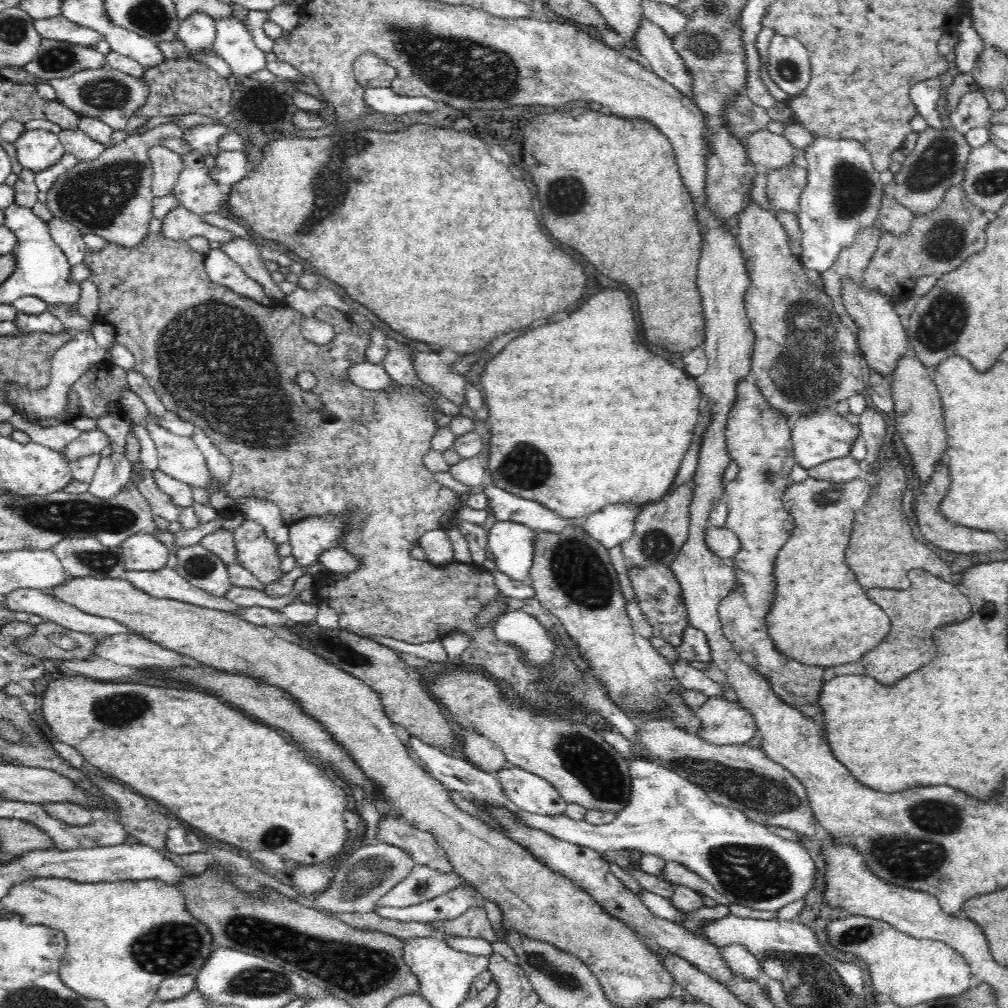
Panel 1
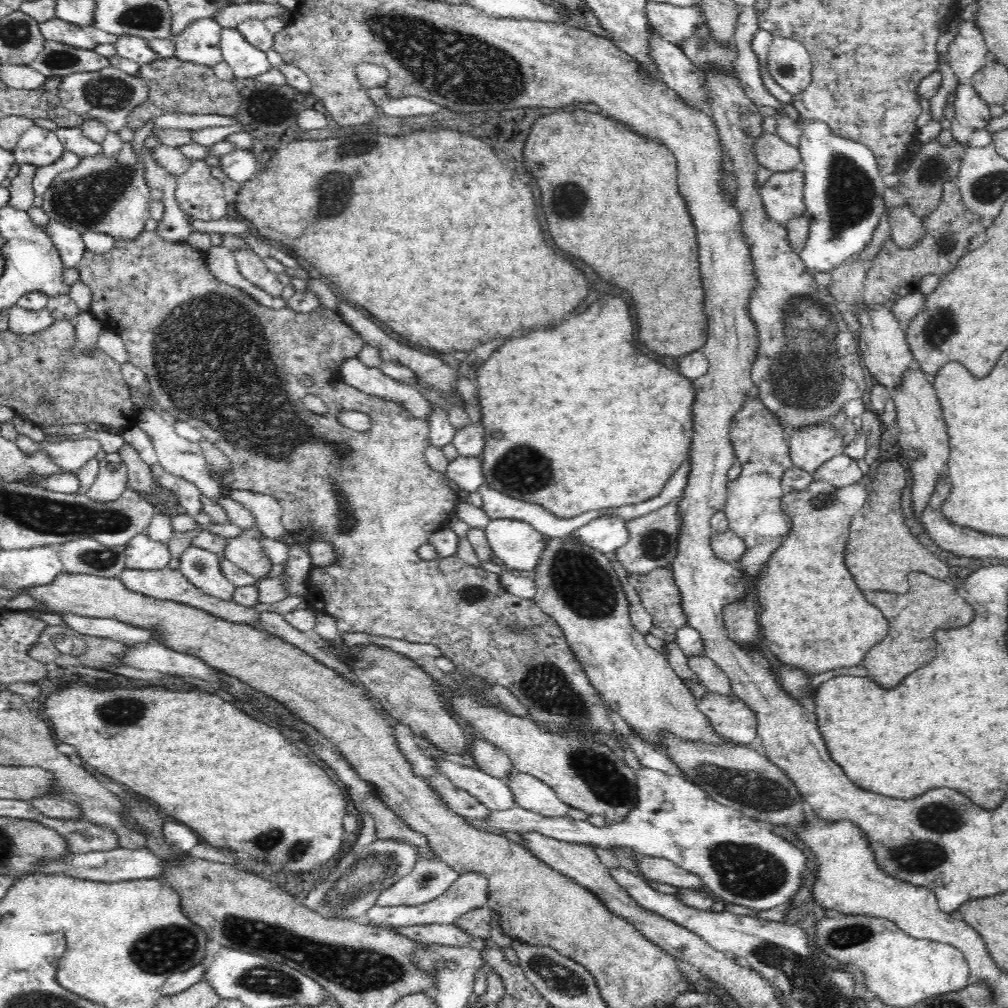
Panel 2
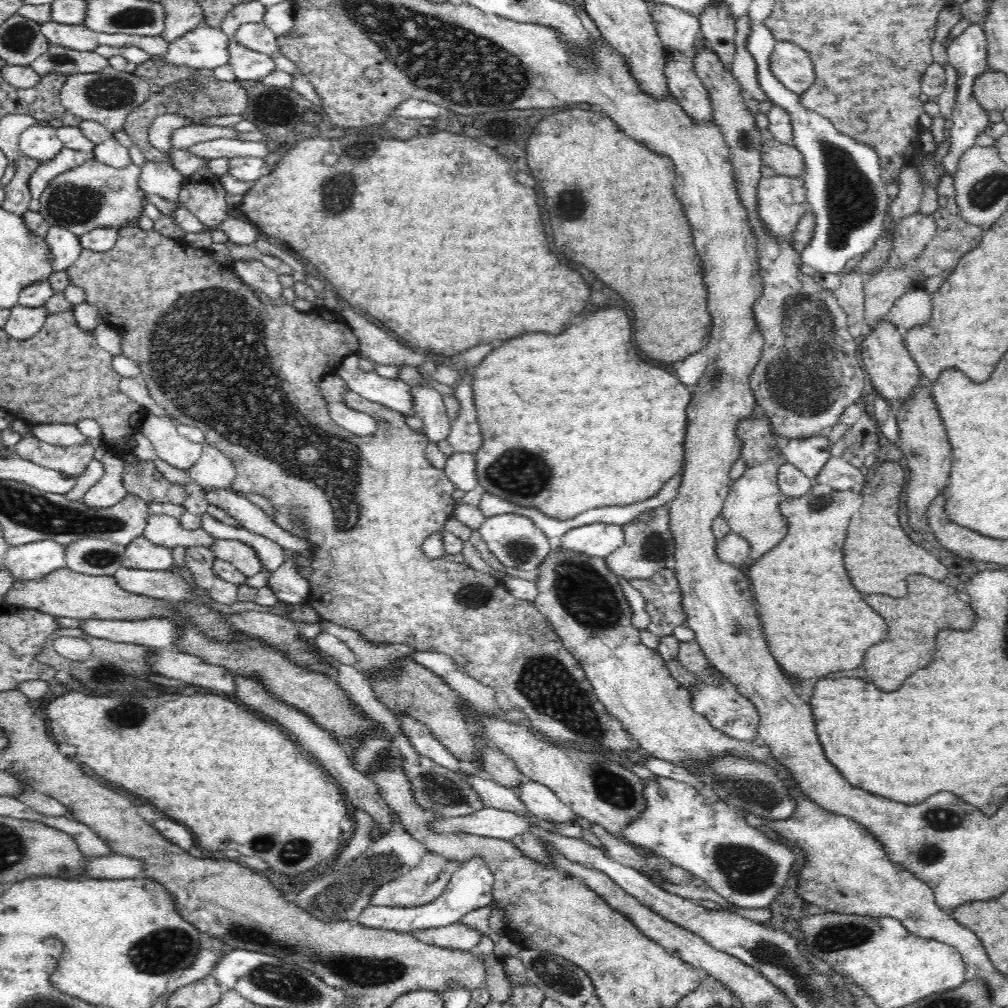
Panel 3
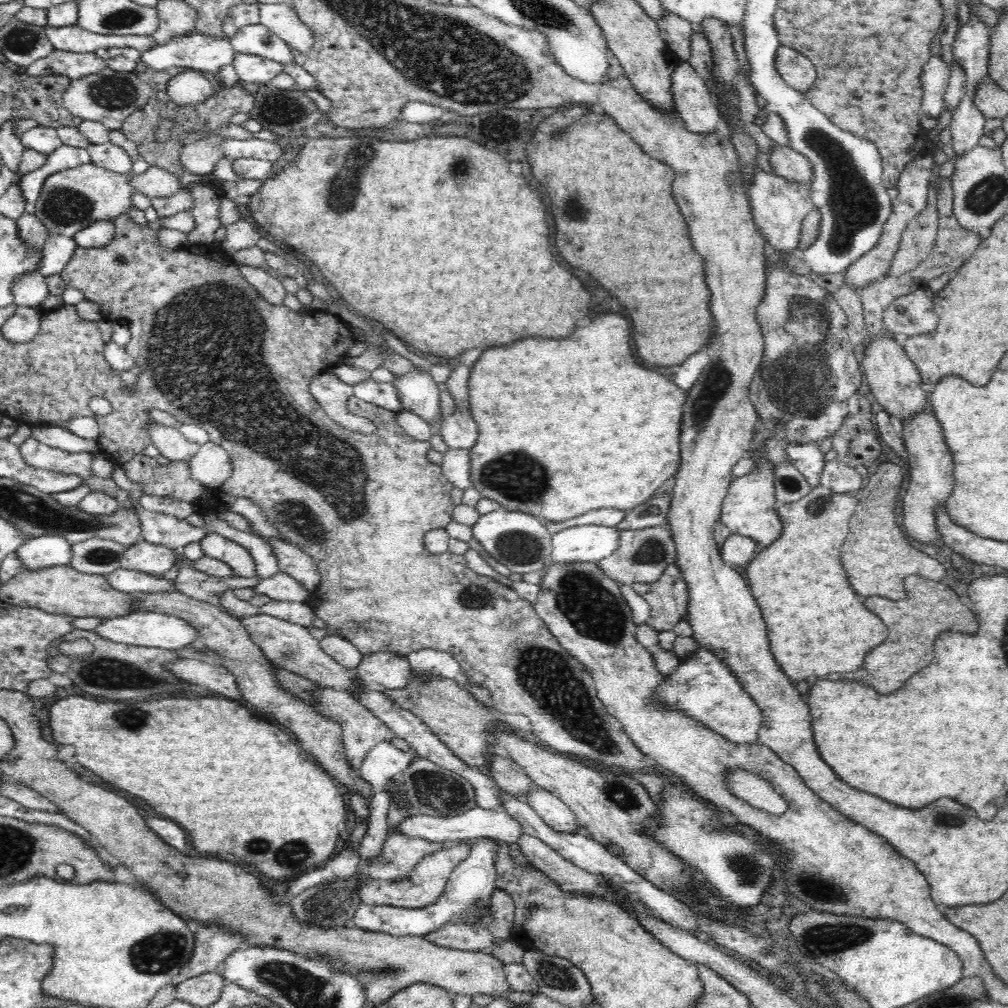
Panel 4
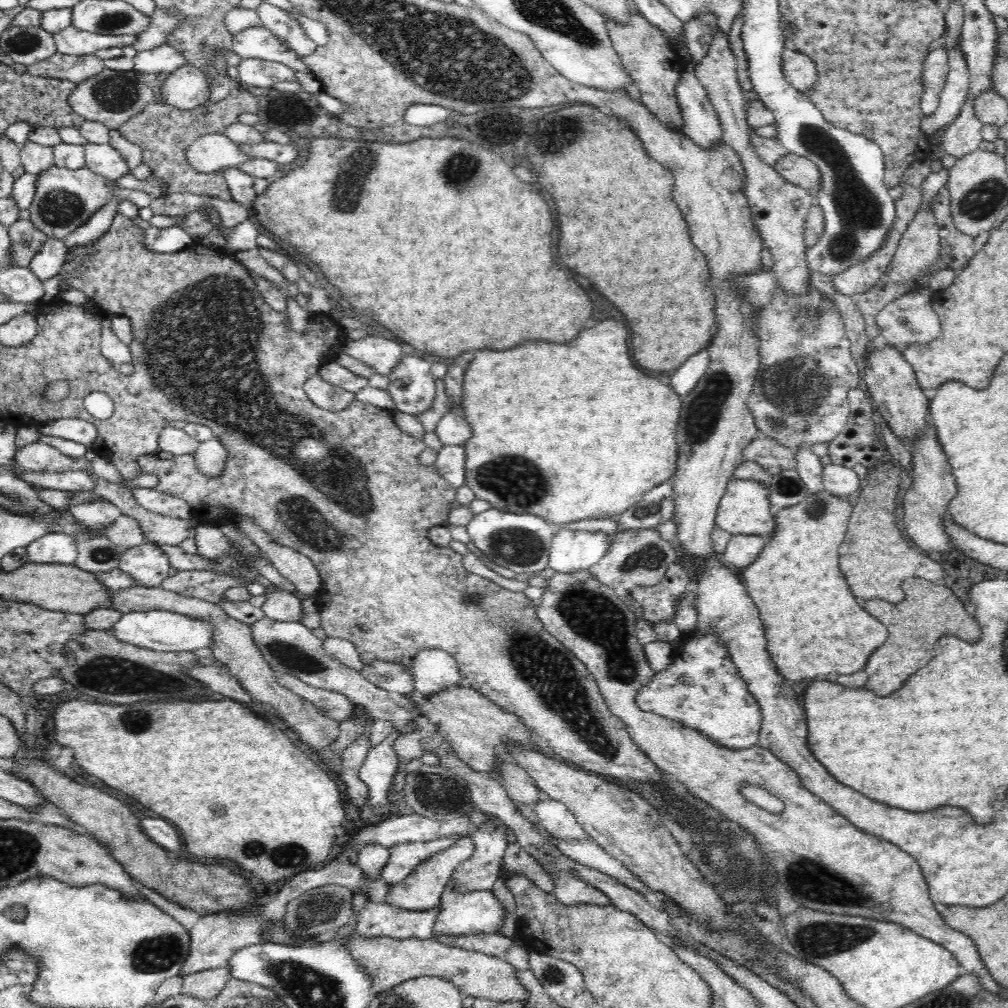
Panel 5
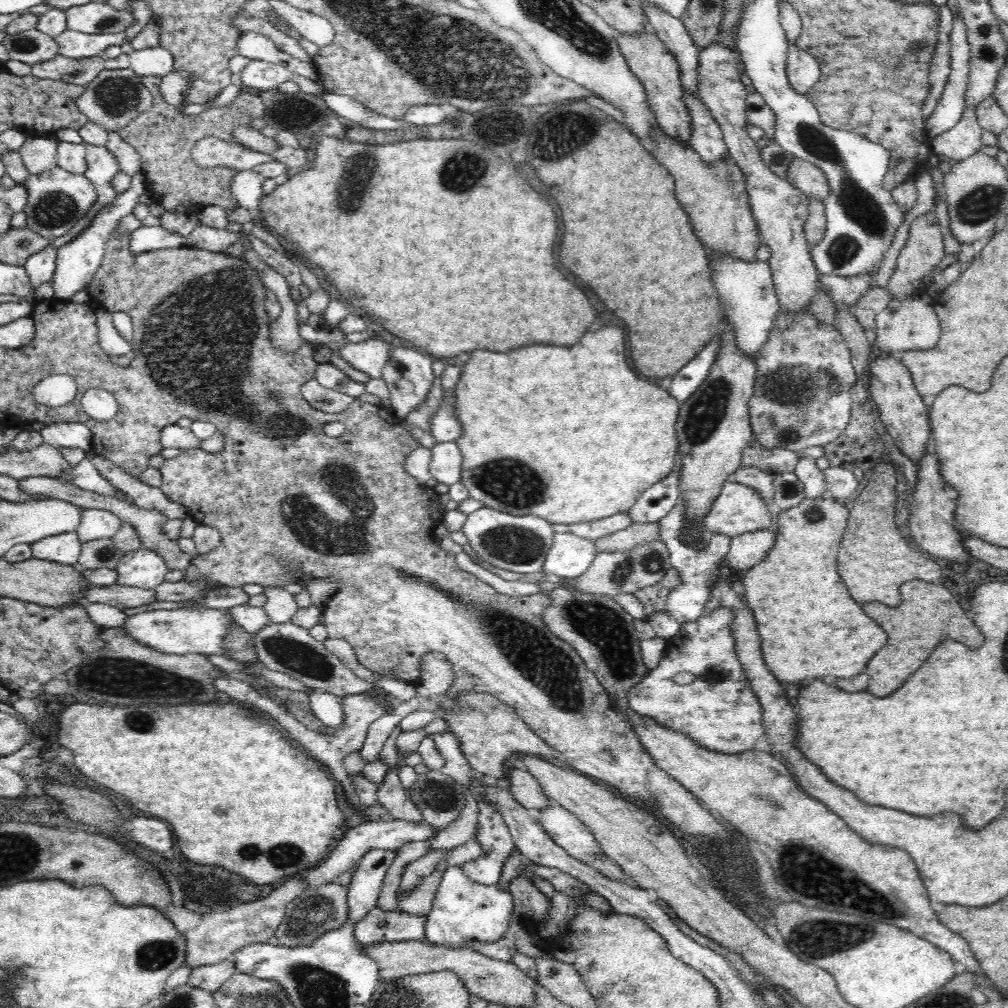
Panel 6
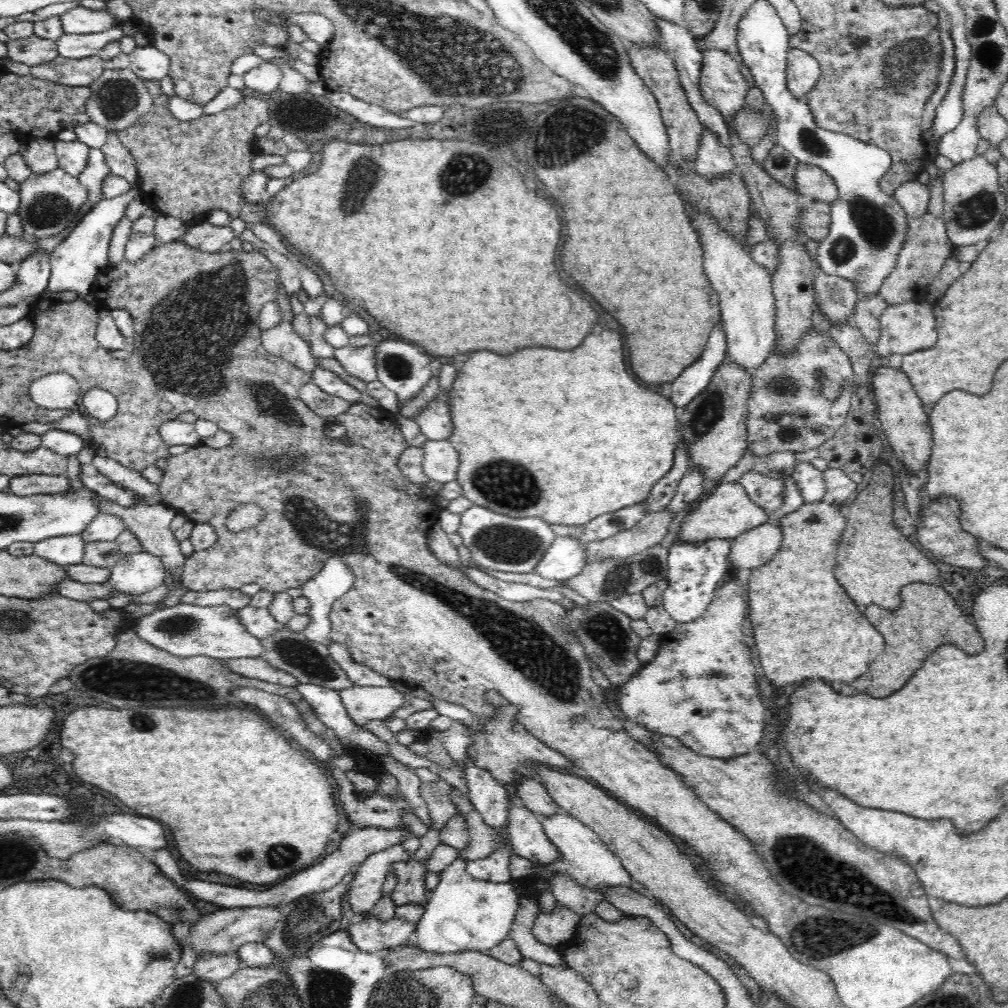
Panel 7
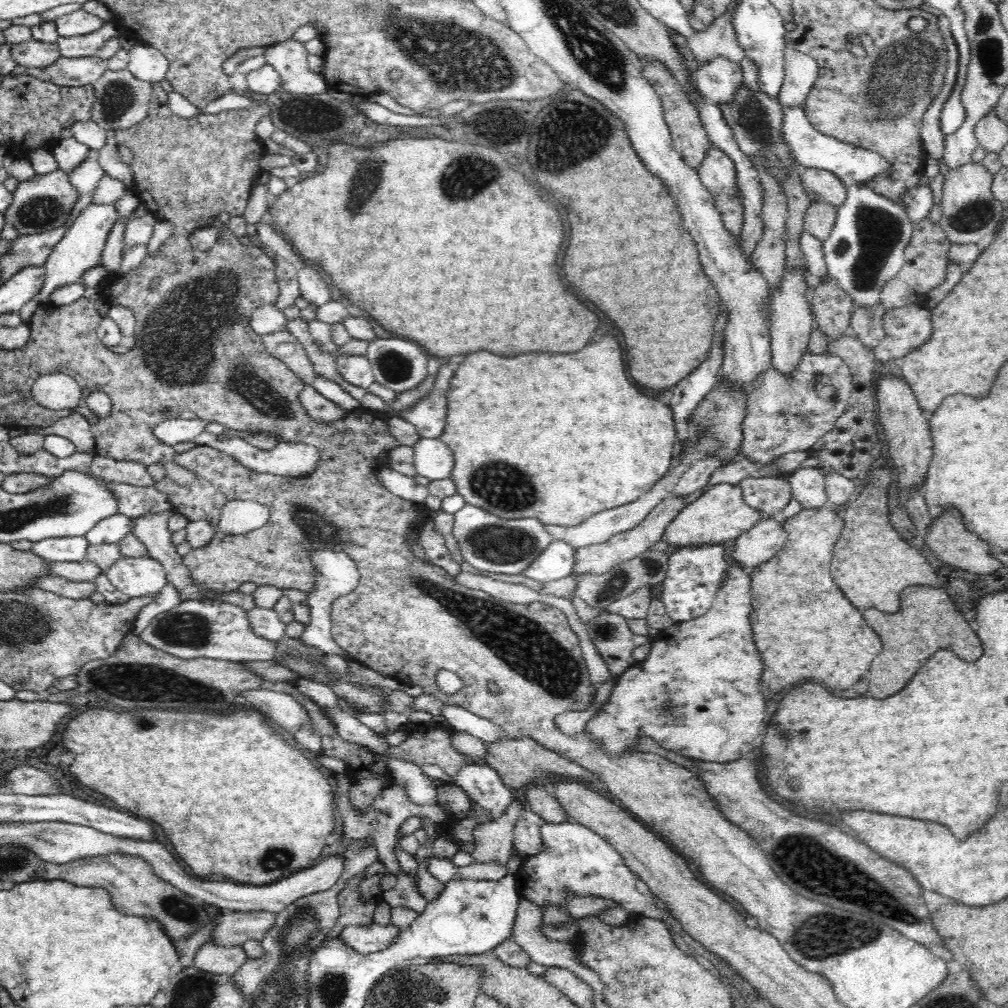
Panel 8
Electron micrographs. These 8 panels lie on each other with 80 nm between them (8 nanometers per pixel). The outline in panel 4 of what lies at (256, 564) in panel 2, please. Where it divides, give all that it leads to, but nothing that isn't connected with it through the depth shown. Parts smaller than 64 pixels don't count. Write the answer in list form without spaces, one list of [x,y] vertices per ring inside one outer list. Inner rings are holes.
[[[207,530],[199,543],[206,556],[225,562],[233,570],[233,574],[244,578],[257,576],[255,560],[250,551],[237,542]]]

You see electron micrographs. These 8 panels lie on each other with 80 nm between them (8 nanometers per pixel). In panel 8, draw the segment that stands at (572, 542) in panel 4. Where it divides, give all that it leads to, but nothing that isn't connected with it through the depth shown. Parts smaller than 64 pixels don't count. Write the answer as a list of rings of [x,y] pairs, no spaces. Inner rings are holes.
[[[553,540],[521,574],[542,583],[572,576],[575,550],[576,548],[566,544],[563,540]]]

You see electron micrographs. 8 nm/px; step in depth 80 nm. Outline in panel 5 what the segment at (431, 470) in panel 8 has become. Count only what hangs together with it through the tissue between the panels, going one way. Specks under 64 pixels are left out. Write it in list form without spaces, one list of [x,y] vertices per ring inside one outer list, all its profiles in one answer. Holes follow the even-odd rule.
[[[442,445],[433,466],[456,489],[465,484],[466,451],[462,445]]]

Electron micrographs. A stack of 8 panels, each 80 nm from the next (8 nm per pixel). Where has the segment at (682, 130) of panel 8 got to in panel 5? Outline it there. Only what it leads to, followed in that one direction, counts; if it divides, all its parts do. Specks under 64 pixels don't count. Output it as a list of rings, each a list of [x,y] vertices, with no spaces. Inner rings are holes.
[[[634,4],[630,5],[629,22],[618,25],[610,18],[606,18],[608,33],[612,39],[612,45],[628,72],[632,84],[636,87],[639,100],[646,105],[648,110],[655,114],[655,117],[670,130],[682,131],[684,117],[680,111],[680,105],[676,98],[676,84],[680,80],[680,72],[685,60],[680,53],[672,48],[669,40],[663,32],[653,26],[636,9]]]

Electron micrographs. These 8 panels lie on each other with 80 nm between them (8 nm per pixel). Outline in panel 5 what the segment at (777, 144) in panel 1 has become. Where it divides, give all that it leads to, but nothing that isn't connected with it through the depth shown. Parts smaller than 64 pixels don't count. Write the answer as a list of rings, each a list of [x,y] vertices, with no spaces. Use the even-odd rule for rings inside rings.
[[[788,153],[782,156],[774,169],[788,182],[806,190],[820,190],[820,169],[809,158]]]

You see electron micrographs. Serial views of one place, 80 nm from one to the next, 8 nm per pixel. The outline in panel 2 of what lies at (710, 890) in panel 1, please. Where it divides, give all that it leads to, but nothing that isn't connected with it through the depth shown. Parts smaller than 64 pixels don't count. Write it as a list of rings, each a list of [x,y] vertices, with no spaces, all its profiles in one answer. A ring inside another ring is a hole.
[[[634,851],[634,854],[636,854],[636,862],[637,862],[636,866],[639,870],[639,872],[641,872],[641,874],[643,874],[643,876],[646,877],[647,880],[654,881],[654,882],[662,882],[662,884],[671,884],[672,886],[676,886],[678,889],[679,888],[699,889],[701,887],[704,887],[705,889],[709,890],[709,888],[707,888],[707,886],[705,886],[705,884],[703,884],[703,882],[701,881],[701,878],[697,874],[692,874],[691,872],[684,870],[684,868],[682,868],[681,866],[678,866],[677,864],[674,864],[671,860],[666,860],[665,858],[656,858],[656,857],[652,857],[652,856],[648,856],[648,855],[642,855],[642,854],[641,854],[641,856],[637,856],[637,853],[638,852]]]

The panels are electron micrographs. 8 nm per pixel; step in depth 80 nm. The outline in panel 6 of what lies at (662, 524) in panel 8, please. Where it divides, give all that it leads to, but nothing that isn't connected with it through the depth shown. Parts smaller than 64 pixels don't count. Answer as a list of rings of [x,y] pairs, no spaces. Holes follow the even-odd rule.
[[[660,521],[645,522],[645,523],[632,523],[624,530],[618,530],[599,538],[594,541],[594,546],[597,552],[620,552],[620,550],[632,550],[640,544],[646,542],[654,542],[660,539]]]

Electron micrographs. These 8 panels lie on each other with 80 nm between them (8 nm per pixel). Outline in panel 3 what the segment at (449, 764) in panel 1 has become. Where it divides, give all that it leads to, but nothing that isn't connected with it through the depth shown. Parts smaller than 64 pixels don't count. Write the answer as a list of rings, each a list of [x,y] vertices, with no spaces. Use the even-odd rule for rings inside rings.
[[[483,773],[474,775],[461,774],[461,776],[472,785],[472,789],[480,795],[480,799],[482,799],[482,802],[486,807],[510,812],[519,812],[519,814],[529,812],[514,788],[500,786],[500,784],[490,780],[490,778]]]

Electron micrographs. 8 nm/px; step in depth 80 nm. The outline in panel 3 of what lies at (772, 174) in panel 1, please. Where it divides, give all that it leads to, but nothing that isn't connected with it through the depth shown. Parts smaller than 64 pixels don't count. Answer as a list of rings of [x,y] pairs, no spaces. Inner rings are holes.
[[[776,175],[771,177],[762,177],[758,183],[758,214],[760,221],[764,223],[770,235],[776,239],[784,239],[786,243],[793,244],[793,233],[800,223],[800,219],[809,213],[810,205],[806,194],[806,187],[803,177]]]

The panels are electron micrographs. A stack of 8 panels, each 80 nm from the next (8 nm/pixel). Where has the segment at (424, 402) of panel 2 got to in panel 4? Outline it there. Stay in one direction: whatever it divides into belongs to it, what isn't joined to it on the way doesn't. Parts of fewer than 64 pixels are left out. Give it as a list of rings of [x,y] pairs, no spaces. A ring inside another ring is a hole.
[[[371,378],[354,384],[353,396],[358,397],[360,400],[381,406],[386,410],[399,412],[403,410],[401,400],[396,392],[393,382],[376,382]]]

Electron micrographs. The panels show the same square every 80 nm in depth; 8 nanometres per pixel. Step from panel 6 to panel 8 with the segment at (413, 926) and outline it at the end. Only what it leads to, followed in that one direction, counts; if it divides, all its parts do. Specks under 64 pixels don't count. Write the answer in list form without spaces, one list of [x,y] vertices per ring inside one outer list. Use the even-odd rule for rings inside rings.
[[[372,922],[366,926],[345,926],[338,937],[352,950],[366,956],[366,954],[386,950],[387,946],[402,932],[402,929],[396,928],[391,922],[387,925]]]

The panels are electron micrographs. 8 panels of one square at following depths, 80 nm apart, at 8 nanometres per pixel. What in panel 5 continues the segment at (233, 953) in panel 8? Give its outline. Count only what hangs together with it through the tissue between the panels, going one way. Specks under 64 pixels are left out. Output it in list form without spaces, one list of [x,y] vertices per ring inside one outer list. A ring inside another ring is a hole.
[[[229,965],[204,969],[185,976],[181,992],[212,1002],[213,998],[217,997],[227,986],[231,978]]]

